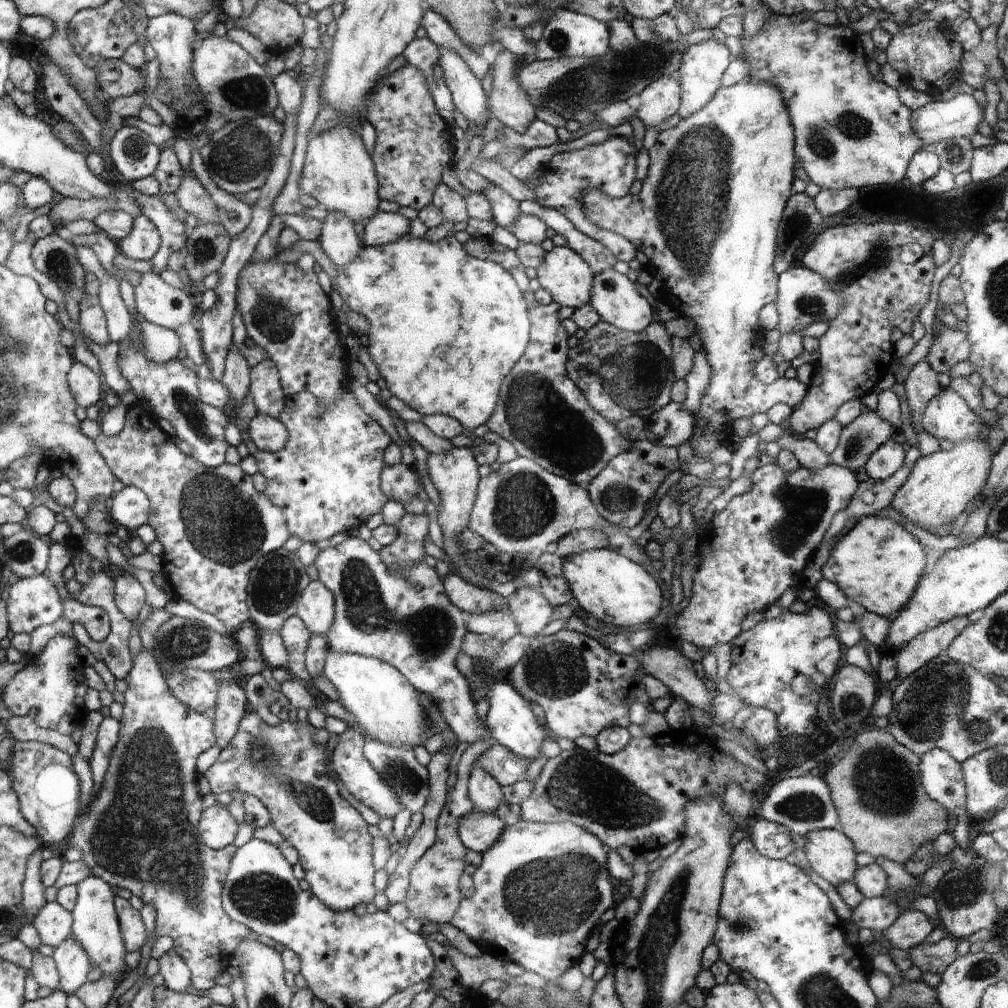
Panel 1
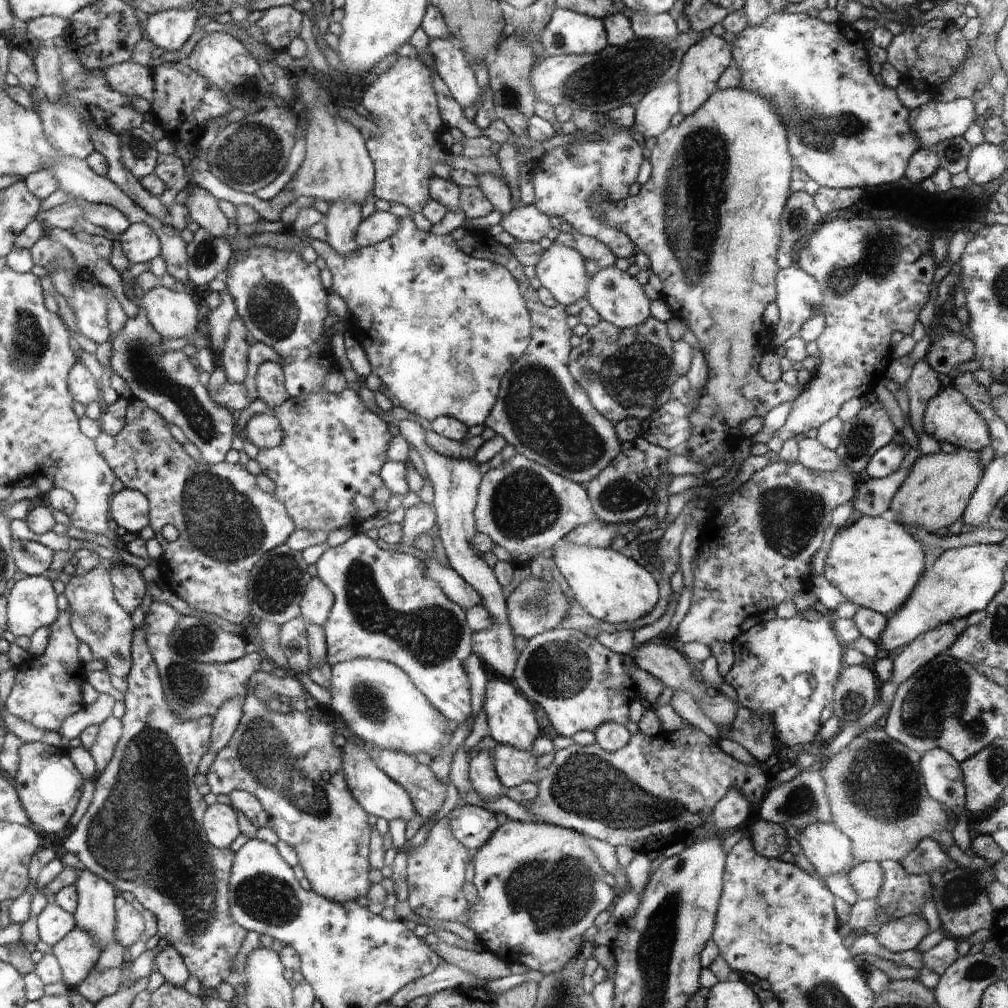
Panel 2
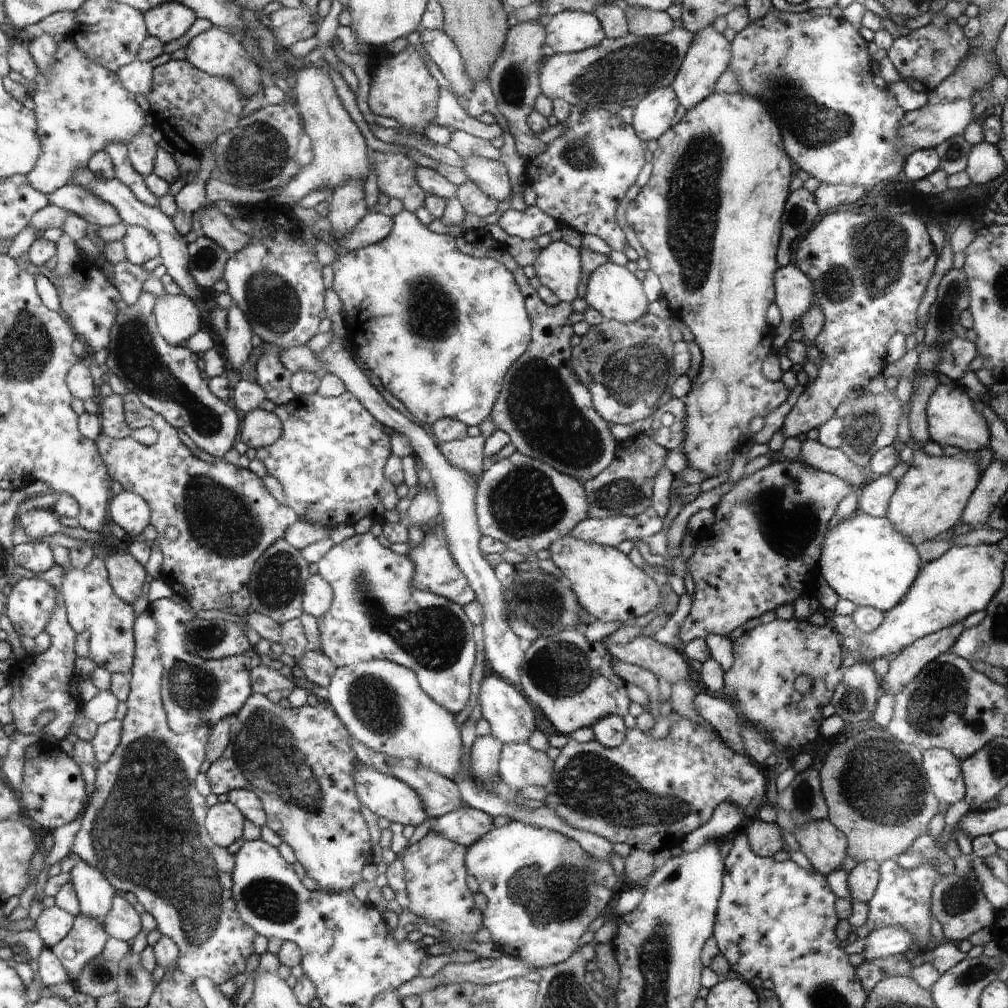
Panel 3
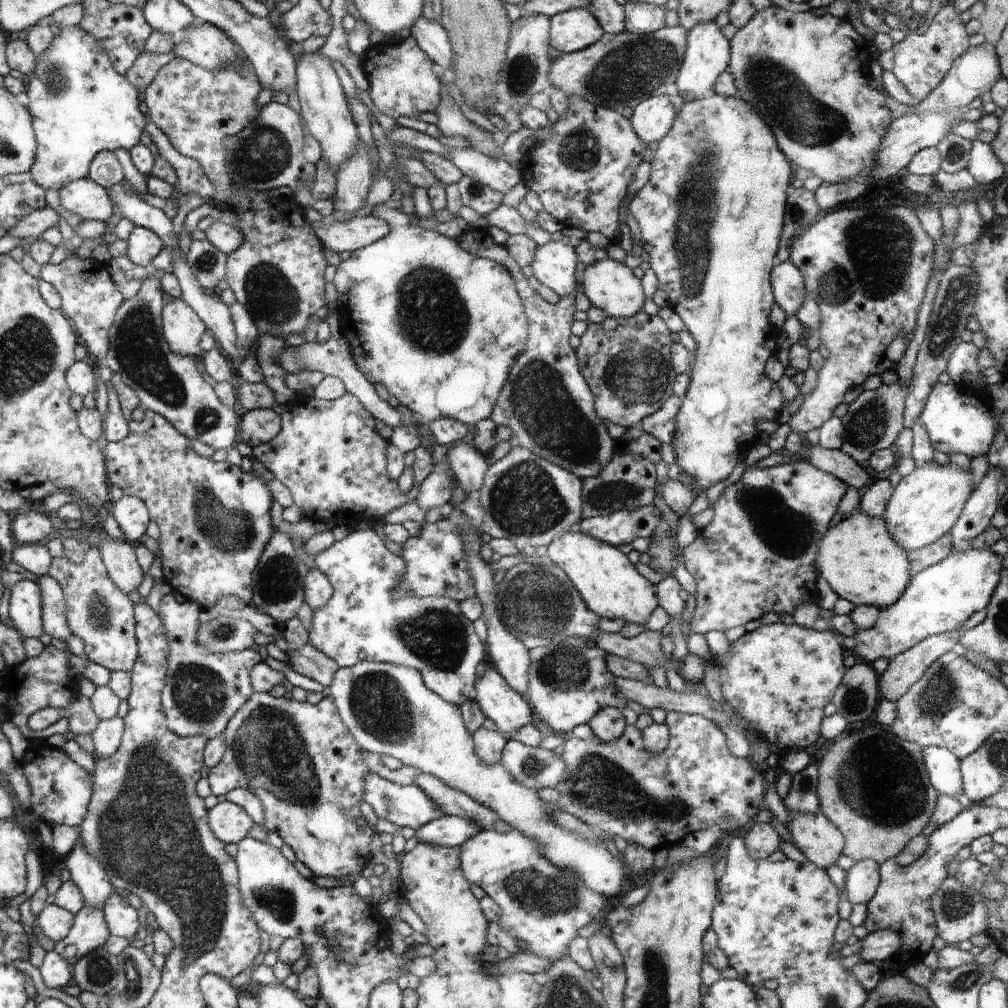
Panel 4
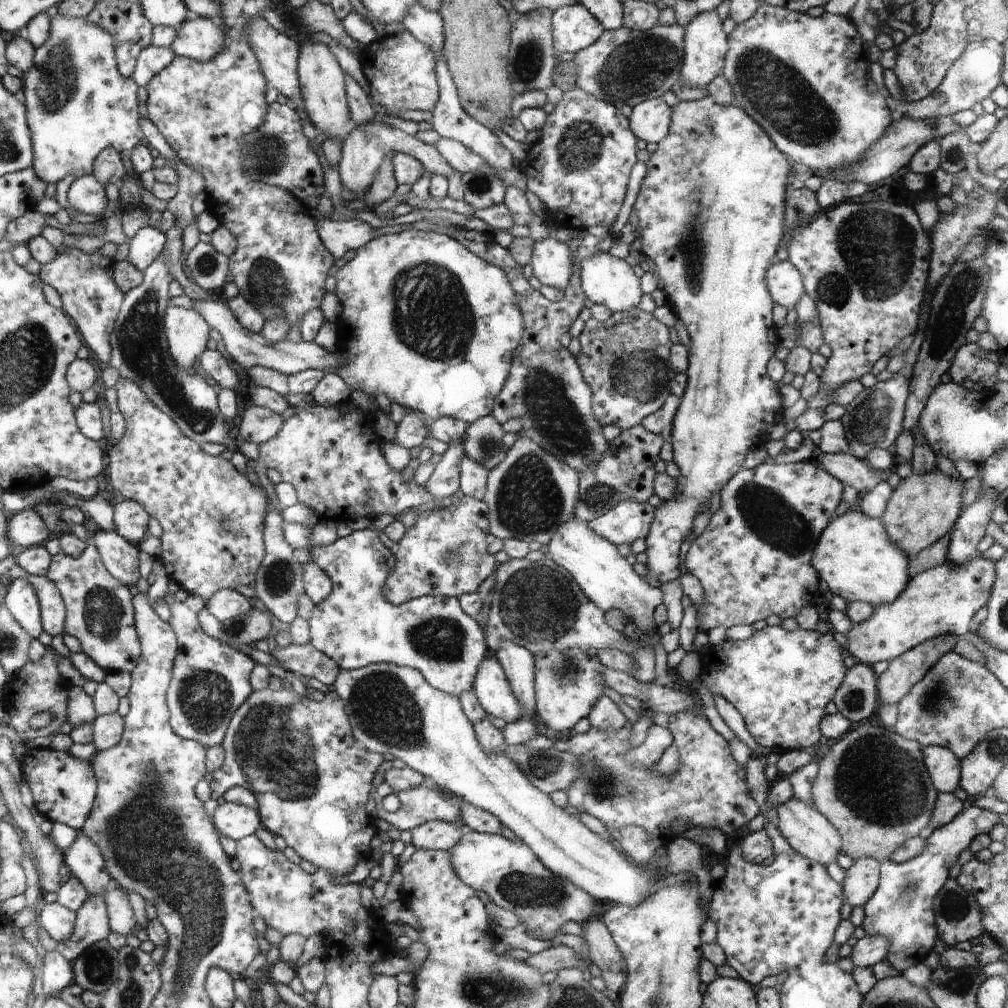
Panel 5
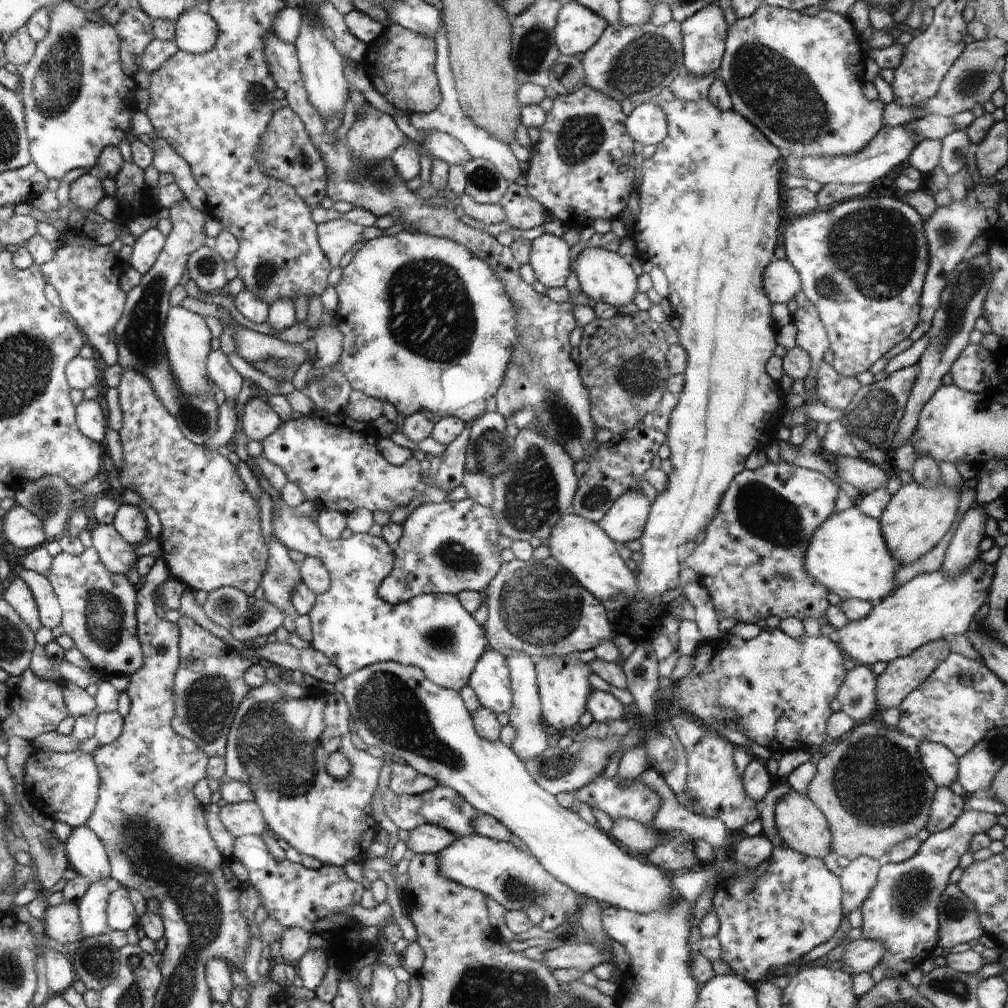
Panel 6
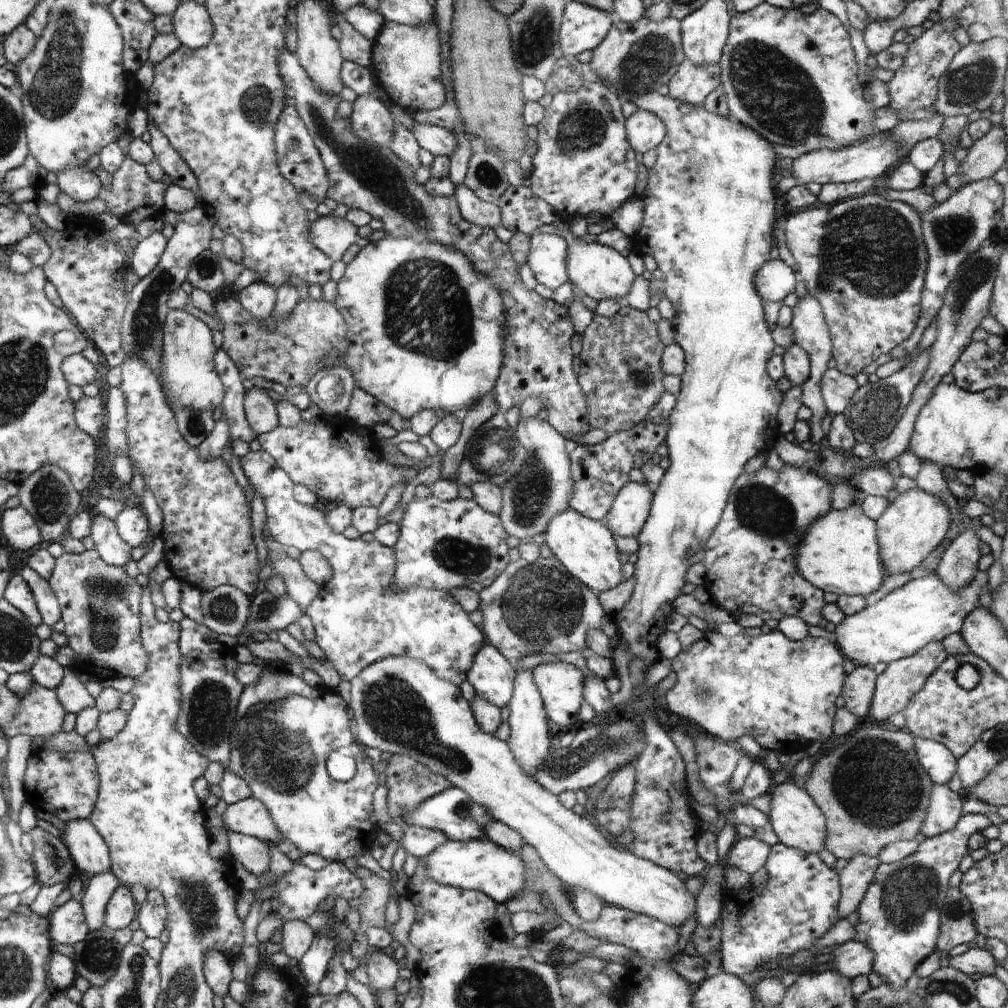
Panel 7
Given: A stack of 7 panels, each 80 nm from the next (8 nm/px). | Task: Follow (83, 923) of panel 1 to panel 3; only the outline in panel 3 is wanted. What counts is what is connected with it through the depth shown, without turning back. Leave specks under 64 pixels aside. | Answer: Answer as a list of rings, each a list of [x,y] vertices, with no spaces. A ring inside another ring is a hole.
[[[73,856],[75,864],[69,872],[80,903],[81,913],[95,918],[103,924],[105,916],[112,910],[116,890],[99,868]]]

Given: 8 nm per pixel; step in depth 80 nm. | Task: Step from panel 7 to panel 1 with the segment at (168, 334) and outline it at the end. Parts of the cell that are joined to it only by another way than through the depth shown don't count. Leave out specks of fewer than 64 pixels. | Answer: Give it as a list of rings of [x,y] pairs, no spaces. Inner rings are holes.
[[[150,271],[144,273],[140,284],[134,287],[135,308],[149,323],[172,329],[194,322],[194,306],[184,289],[174,288]]]

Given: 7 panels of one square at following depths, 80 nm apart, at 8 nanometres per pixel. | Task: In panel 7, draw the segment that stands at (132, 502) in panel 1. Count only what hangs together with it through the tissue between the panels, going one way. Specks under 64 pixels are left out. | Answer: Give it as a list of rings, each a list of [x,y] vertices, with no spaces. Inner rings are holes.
[[[124,507],[115,522],[122,540],[126,541],[131,548],[142,546],[142,542],[148,538],[148,520],[140,507]]]

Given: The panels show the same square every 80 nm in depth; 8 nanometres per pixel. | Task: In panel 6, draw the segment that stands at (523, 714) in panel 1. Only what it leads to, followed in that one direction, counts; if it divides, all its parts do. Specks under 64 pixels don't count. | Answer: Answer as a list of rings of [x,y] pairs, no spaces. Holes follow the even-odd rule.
[[[496,650],[485,652],[478,660],[476,670],[469,680],[481,706],[494,714],[509,714],[513,710],[512,682],[506,660]]]

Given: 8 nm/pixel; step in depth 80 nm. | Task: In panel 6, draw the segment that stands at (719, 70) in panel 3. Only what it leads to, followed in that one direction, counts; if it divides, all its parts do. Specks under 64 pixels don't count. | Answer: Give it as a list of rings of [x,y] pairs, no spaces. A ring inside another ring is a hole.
[[[717,3],[708,4],[681,24],[683,35],[683,68],[687,73],[702,77],[712,75],[721,68],[725,56],[725,44],[728,41],[728,25],[724,10]]]

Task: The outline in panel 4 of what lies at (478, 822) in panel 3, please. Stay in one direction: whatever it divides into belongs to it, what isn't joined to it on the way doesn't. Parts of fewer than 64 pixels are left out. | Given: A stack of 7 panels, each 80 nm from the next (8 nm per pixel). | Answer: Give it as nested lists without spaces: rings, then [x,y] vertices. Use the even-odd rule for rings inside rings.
[[[444,814],[420,827],[416,831],[416,836],[420,843],[454,848],[473,838],[480,830],[482,828],[476,820]]]

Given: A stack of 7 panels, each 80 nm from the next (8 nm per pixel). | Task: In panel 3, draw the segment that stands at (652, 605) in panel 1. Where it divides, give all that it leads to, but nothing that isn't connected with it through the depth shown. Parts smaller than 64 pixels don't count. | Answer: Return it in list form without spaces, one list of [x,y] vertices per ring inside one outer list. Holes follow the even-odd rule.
[[[570,536],[558,539],[549,547],[550,560],[562,572],[582,608],[601,621],[628,620],[628,612],[648,612],[658,606],[660,592],[652,578],[636,568],[628,555],[624,556],[614,547],[599,545]]]

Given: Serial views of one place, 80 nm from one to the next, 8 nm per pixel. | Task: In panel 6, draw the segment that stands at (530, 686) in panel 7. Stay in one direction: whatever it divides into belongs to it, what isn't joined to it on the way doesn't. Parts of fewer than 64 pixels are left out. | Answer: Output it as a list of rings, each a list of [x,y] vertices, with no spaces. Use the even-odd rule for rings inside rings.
[[[510,652],[504,656],[506,666],[509,669],[509,678],[512,682],[513,690],[513,710],[509,712],[509,724],[516,728],[516,738],[510,747],[522,762],[528,758],[536,758],[548,749],[548,738],[544,732],[542,724],[542,710],[540,710],[540,700],[538,698],[537,670],[534,657],[530,657],[524,652]]]

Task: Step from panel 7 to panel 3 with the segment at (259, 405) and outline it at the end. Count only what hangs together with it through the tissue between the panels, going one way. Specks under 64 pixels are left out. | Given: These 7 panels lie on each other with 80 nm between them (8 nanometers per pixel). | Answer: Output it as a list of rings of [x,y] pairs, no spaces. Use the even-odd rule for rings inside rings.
[[[258,407],[245,414],[238,440],[257,449],[276,443],[283,434],[284,426],[279,416],[274,411]]]

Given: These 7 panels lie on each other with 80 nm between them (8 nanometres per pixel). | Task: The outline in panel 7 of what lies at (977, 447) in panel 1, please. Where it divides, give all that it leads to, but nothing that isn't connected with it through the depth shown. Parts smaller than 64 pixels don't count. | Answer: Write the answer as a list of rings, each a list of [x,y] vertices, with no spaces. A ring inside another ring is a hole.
[[[914,488],[899,494],[876,521],[881,560],[888,576],[911,573],[920,567],[925,558],[944,540],[951,525],[951,516],[949,508],[938,497]]]

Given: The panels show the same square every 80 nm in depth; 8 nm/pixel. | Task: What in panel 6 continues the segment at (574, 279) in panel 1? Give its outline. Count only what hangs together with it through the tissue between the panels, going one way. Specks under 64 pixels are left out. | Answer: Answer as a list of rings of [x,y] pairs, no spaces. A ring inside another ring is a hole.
[[[542,234],[531,242],[529,264],[538,282],[547,288],[565,287],[570,276],[570,246],[552,234]]]

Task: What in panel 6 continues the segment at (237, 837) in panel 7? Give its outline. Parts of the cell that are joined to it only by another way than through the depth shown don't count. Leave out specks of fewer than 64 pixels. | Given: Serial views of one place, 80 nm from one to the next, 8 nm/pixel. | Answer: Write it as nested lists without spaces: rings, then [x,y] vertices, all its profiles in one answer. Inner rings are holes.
[[[257,835],[235,838],[233,858],[239,860],[248,872],[247,883],[253,886],[261,896],[260,906],[265,907],[268,918],[276,919],[283,927],[302,928],[312,934],[313,924],[320,919],[341,912],[350,912],[362,899],[366,883],[354,882],[338,866],[321,866],[319,870],[310,870],[304,865],[288,862],[276,864],[270,856],[266,844]]]

